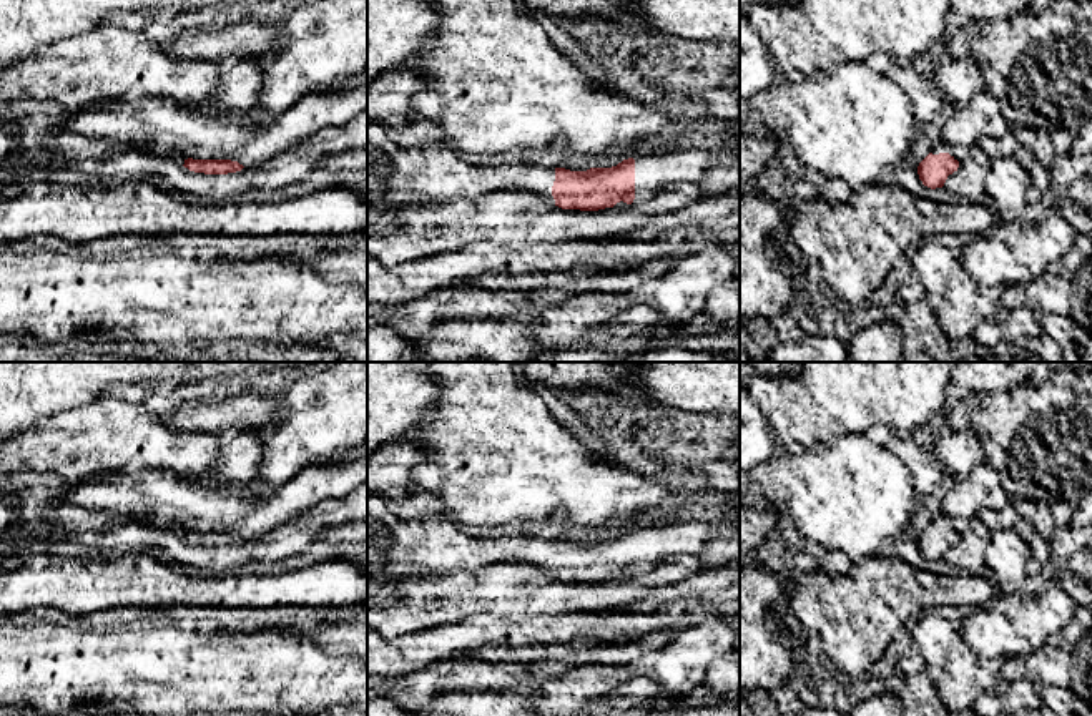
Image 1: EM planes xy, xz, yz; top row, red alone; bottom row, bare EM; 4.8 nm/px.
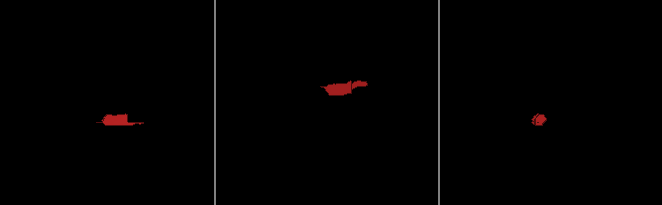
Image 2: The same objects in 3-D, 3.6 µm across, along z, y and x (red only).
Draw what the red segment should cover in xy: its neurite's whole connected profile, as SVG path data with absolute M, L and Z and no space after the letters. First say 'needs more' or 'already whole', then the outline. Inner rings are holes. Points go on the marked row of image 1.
needs more; M173 154L165 158L175 161L176 164L183 164L189 171L204 173L204 174L228 174L241 171L244 168L238 161L231 159L193 159L193 158L184 158L183 154Z

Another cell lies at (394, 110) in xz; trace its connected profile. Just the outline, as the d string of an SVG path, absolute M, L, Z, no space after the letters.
M394 68L367 86L367 123L379 121L386 128L407 128L419 115L411 98L430 83L421 70Z

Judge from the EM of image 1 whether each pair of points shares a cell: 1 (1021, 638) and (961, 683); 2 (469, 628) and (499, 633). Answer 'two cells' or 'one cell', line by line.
1: two cells
2: one cell

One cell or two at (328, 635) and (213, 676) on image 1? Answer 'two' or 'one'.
two

